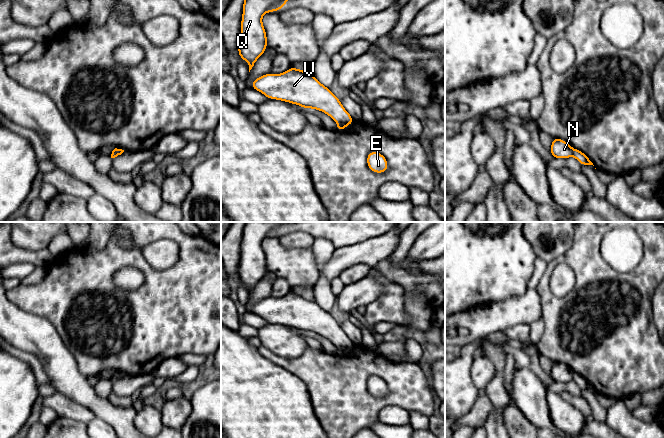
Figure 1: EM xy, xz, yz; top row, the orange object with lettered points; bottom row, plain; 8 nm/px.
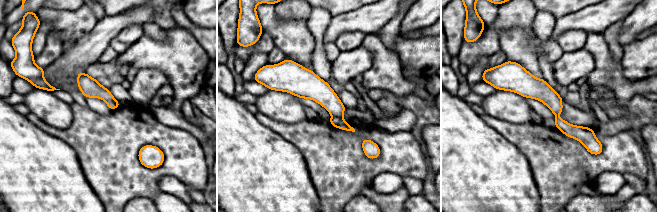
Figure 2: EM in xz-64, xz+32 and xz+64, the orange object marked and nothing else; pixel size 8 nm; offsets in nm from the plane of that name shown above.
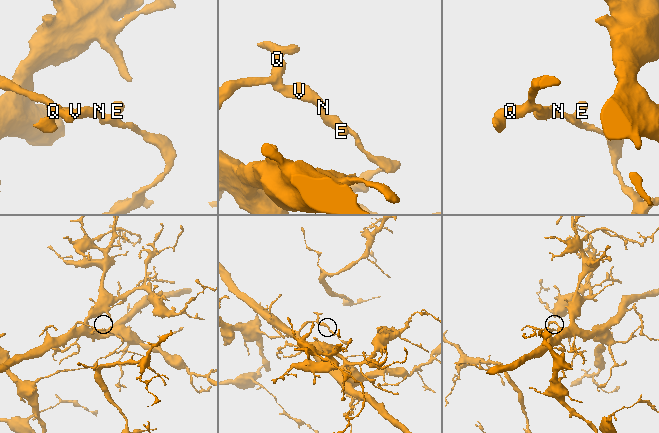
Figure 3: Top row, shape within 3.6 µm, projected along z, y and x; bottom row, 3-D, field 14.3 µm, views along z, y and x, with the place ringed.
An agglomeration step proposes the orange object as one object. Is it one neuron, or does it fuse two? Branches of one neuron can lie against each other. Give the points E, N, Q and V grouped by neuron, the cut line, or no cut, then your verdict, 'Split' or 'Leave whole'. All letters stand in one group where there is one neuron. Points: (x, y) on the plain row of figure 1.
Groups: E / N Q V. Split along yz (572, 373), (573, 379). Split

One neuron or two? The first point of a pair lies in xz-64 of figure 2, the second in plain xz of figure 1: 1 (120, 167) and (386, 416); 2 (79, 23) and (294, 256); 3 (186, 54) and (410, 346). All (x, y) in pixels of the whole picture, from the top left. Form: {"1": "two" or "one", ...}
{"1": "two", "2": "one", "3": "two"}

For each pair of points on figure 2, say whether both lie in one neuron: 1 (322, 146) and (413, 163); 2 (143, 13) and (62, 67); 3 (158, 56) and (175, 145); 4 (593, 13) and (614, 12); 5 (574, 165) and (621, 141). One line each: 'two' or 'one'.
1: one
2: one
3: two
4: one
5: one

